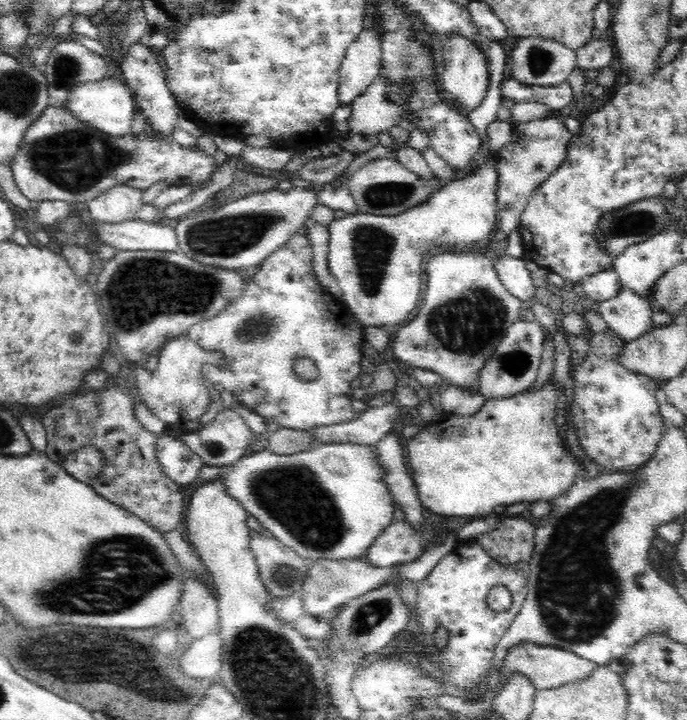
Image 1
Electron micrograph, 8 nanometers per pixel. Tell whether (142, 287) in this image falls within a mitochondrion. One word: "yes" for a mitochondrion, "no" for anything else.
yes

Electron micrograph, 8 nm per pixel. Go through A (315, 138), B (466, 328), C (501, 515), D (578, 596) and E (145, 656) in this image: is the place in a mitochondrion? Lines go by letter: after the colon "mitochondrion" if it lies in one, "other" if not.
A: other
B: mitochondrion
C: other
D: mitochondrion
E: mitochondrion

